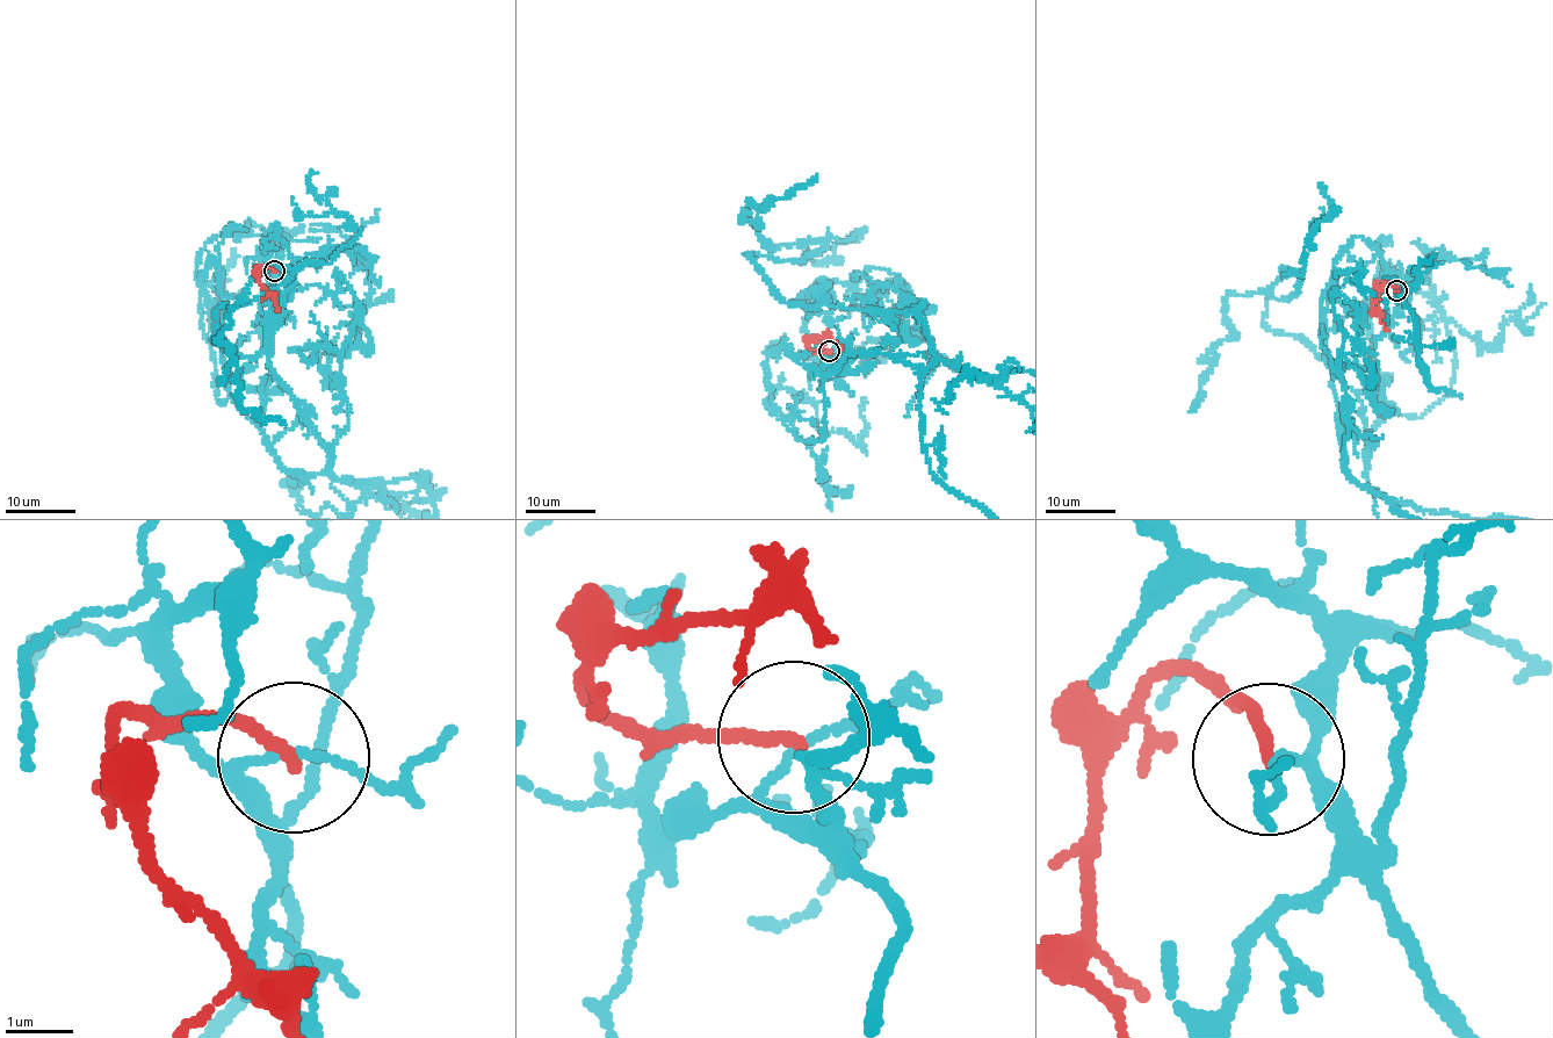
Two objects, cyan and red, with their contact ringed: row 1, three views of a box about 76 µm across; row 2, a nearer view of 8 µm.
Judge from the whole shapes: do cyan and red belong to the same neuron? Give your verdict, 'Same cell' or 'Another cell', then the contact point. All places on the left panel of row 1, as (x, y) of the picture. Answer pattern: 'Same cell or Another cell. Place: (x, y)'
Another cell. Place: (274, 271)

